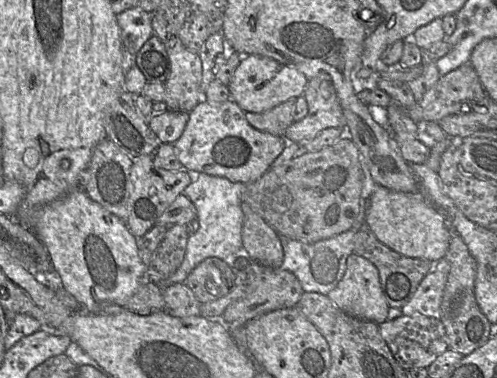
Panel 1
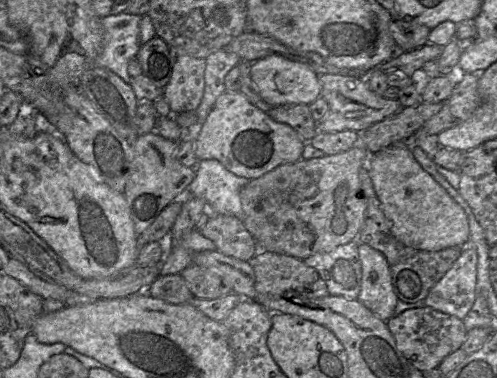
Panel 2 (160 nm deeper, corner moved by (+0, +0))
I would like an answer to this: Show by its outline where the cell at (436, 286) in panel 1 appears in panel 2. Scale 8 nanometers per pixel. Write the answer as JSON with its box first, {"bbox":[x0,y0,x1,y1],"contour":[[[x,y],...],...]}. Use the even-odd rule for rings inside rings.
{"bbox":[423,241,478,320],"contour":[[[470,241],[447,273],[423,300],[427,307],[461,320],[471,310],[477,296],[478,254]]]}

